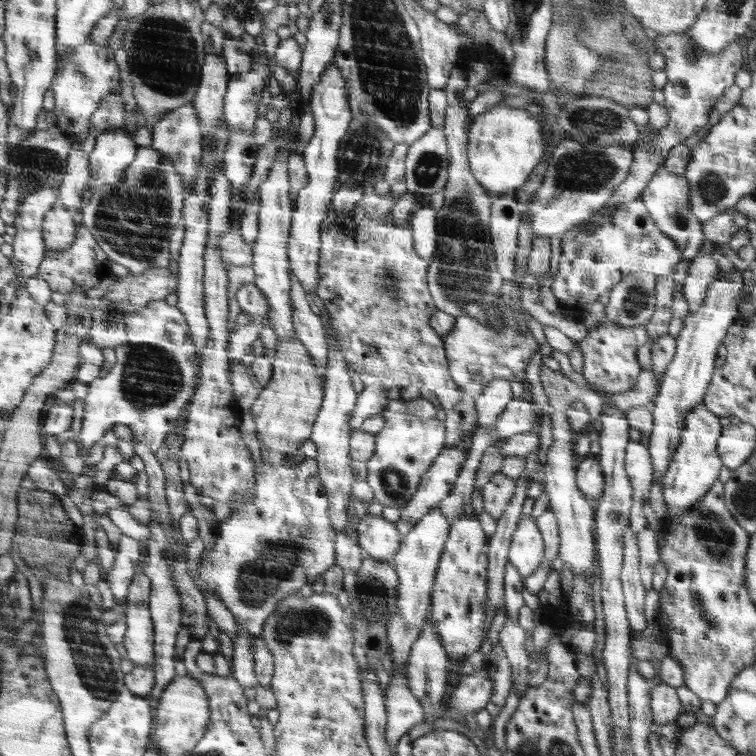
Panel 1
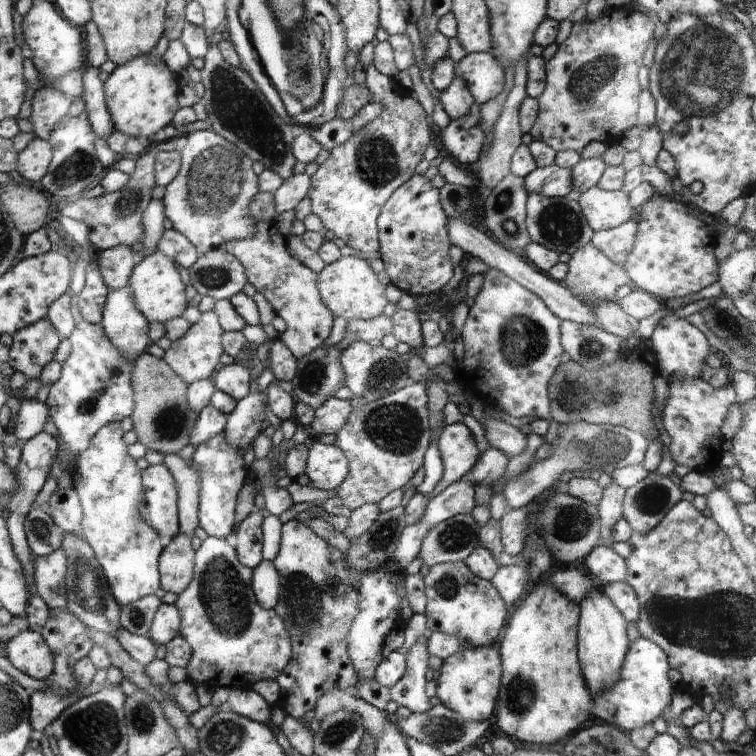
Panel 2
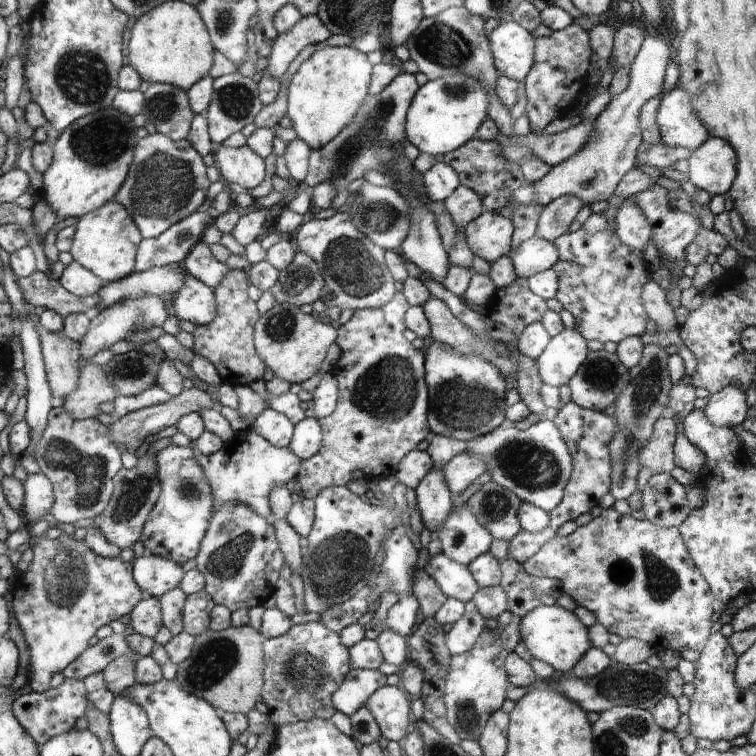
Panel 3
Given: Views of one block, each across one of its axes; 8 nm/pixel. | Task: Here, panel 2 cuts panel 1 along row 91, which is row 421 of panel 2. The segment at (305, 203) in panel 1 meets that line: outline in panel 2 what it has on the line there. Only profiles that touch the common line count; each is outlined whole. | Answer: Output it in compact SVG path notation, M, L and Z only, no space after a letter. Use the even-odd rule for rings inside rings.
M330 397L315 410L314 420L309 425L312 436L336 434L349 419L353 404L349 400Z

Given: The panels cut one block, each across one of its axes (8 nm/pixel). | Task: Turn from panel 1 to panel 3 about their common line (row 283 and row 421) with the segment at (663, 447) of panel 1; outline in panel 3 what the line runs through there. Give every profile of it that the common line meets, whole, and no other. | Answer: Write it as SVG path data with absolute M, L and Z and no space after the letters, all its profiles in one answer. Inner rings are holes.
M737 387L722 388L722 391L712 394L709 400L704 412L713 424L732 428L747 420L746 396Z

